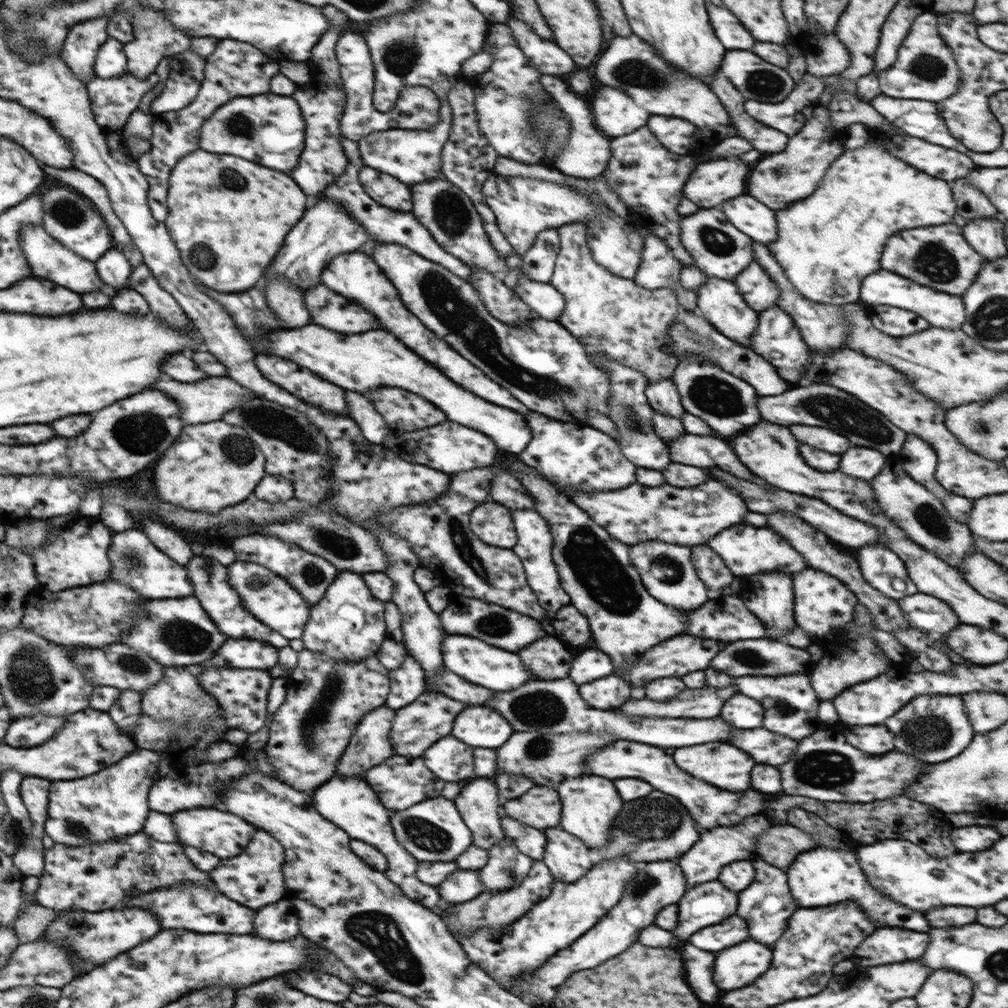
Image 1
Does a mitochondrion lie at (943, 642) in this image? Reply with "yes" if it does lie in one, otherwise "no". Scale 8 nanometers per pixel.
no

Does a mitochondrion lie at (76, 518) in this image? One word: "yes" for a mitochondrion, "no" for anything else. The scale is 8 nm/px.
no

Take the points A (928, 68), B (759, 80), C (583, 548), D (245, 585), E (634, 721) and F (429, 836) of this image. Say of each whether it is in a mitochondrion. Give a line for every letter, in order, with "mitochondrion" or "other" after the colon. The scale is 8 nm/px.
A: mitochondrion
B: mitochondrion
C: mitochondrion
D: other
E: other
F: mitochondrion

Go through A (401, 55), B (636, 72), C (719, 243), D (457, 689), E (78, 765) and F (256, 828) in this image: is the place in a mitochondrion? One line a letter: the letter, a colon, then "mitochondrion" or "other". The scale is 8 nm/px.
A: mitochondrion
B: mitochondrion
C: mitochondrion
D: other
E: other
F: other

